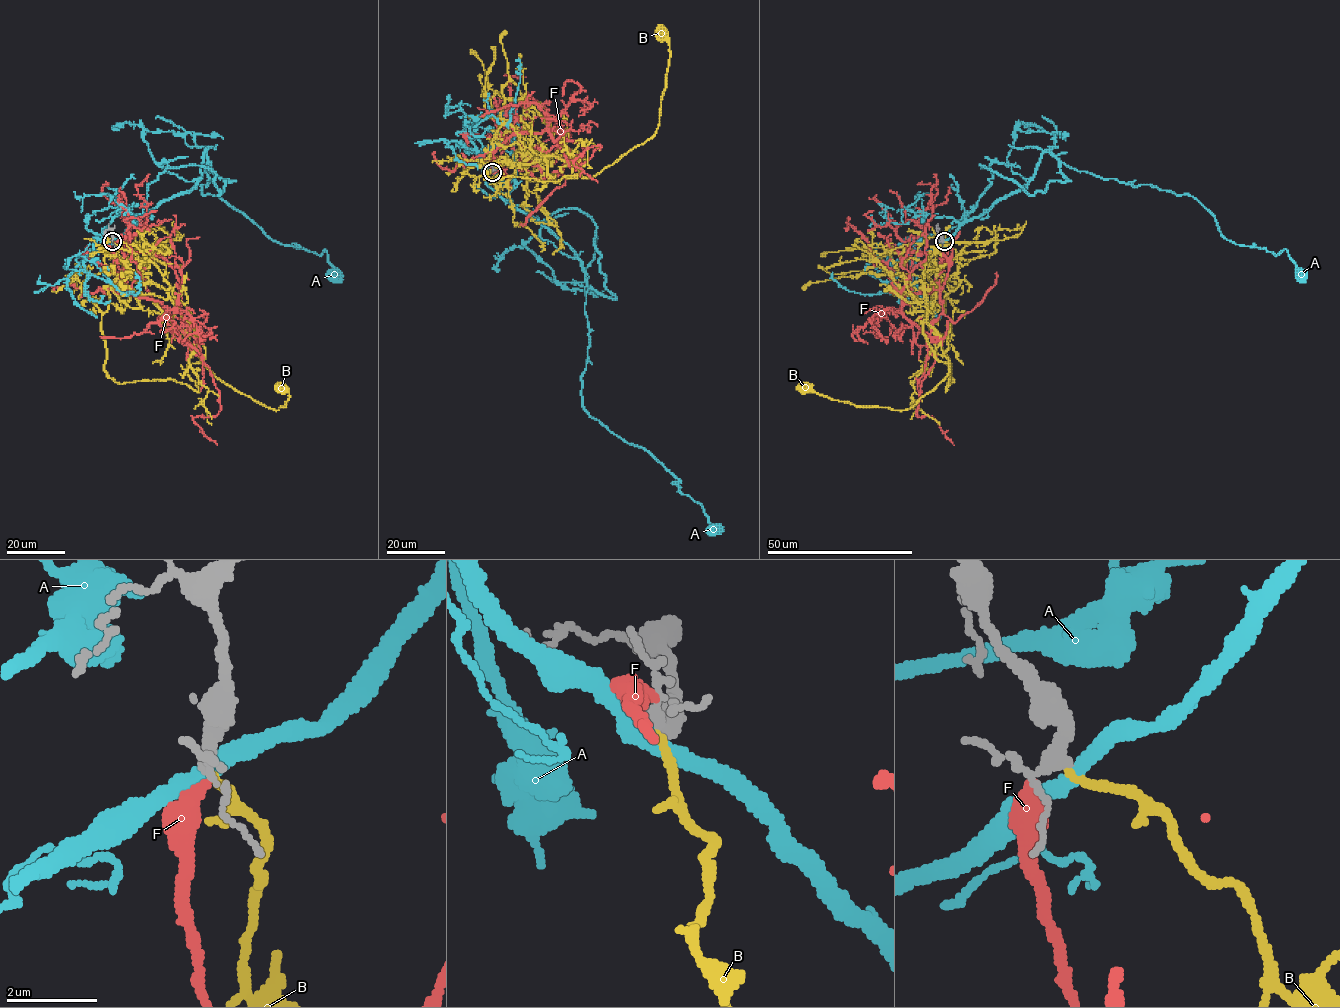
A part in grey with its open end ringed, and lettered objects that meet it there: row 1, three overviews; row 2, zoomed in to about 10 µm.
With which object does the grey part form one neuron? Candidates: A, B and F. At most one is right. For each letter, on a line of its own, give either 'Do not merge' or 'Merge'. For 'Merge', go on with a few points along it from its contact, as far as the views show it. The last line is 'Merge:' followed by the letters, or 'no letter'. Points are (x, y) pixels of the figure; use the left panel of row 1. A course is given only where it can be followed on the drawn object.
A: Do not merge
B: Merge. Its course: (112, 241), (126, 275), (159, 284), (189, 321), (214, 374), (277, 410), (288, 398), (278, 387)
F: Do not merge
Merge: B

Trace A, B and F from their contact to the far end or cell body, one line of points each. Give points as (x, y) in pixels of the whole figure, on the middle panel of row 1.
A: (492, 172), (508, 188), (511, 202), (546, 226), (581, 262), (589, 334), (583, 408), (659, 460), (716, 528)
B: (492, 172), (500, 188), (535, 152), (572, 150), (594, 176), (648, 139), (669, 58), (659, 33)
F: (492, 169), (514, 134), (546, 130), (581, 170), (548, 178), (514, 120)

